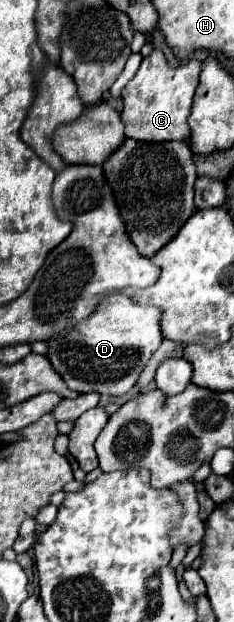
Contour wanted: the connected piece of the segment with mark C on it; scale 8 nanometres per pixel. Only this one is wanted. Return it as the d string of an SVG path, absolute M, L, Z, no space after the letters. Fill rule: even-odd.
M154 49L148 57L142 59L142 65L136 77L124 87L122 101L124 111L122 119L126 123L126 135L136 141L190 141L190 107L192 97L198 87L198 77L202 71L202 63L198 59L190 59L178 67L172 67L160 49Z

